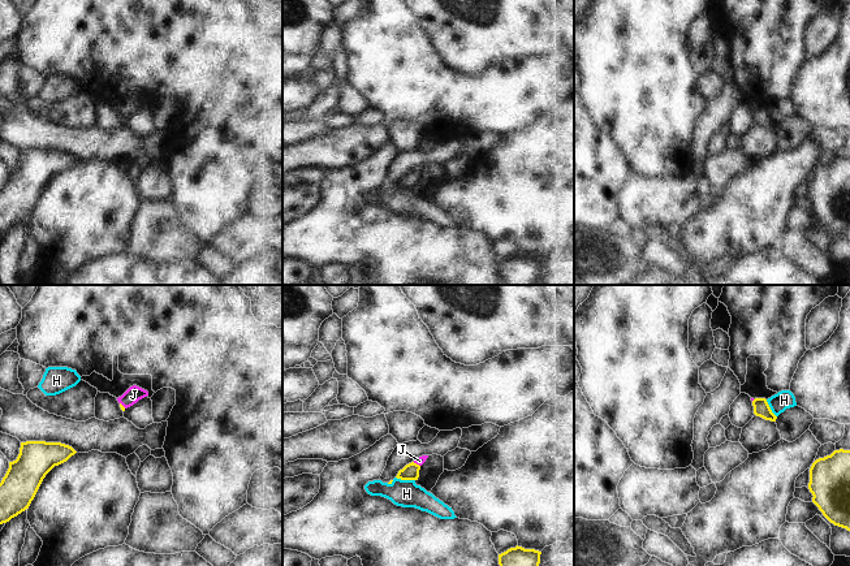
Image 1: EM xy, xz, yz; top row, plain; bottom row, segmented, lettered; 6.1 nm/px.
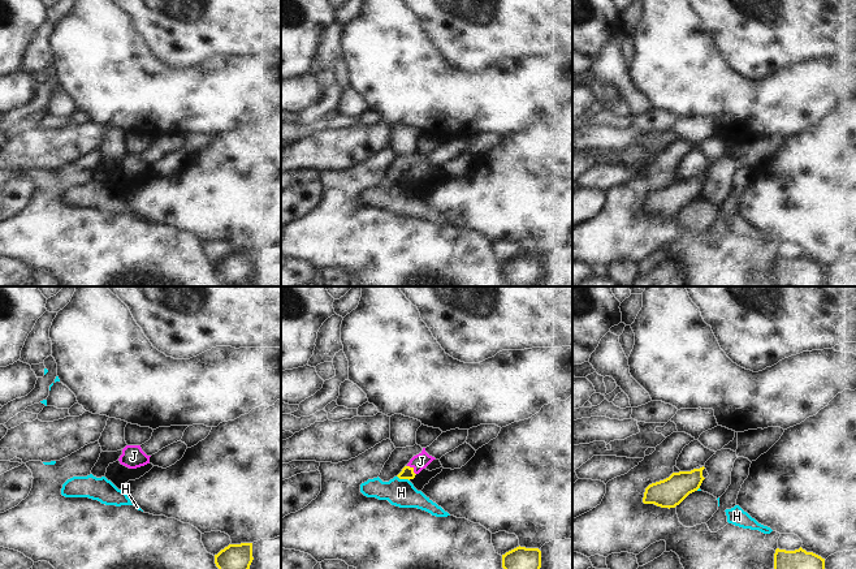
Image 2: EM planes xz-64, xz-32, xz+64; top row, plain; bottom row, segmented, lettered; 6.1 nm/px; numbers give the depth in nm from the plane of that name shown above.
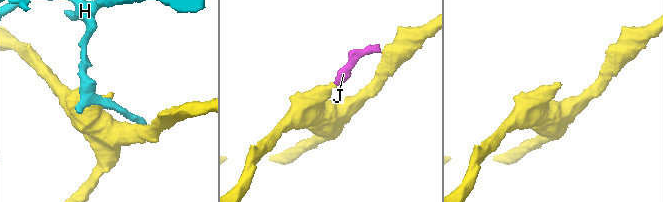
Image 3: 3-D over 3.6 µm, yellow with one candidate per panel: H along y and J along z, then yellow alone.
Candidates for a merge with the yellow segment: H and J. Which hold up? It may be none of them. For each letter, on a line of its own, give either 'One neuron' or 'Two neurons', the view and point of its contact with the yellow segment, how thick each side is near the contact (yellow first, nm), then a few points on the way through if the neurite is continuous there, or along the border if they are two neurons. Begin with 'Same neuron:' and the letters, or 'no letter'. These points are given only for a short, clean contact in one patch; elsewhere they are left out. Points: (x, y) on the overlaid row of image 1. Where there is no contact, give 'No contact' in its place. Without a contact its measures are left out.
Same neuron: J
H: Two neurons. Touches yellow at xz (405, 479). Thickness 100 nm (yellow) against 170 nm
J: One neuron. Touches yellow at xz (415, 463). Thickness 100 nm (yellow) against 50 nm. Path across: xz (410, 471), (415, 463), (419, 461)

